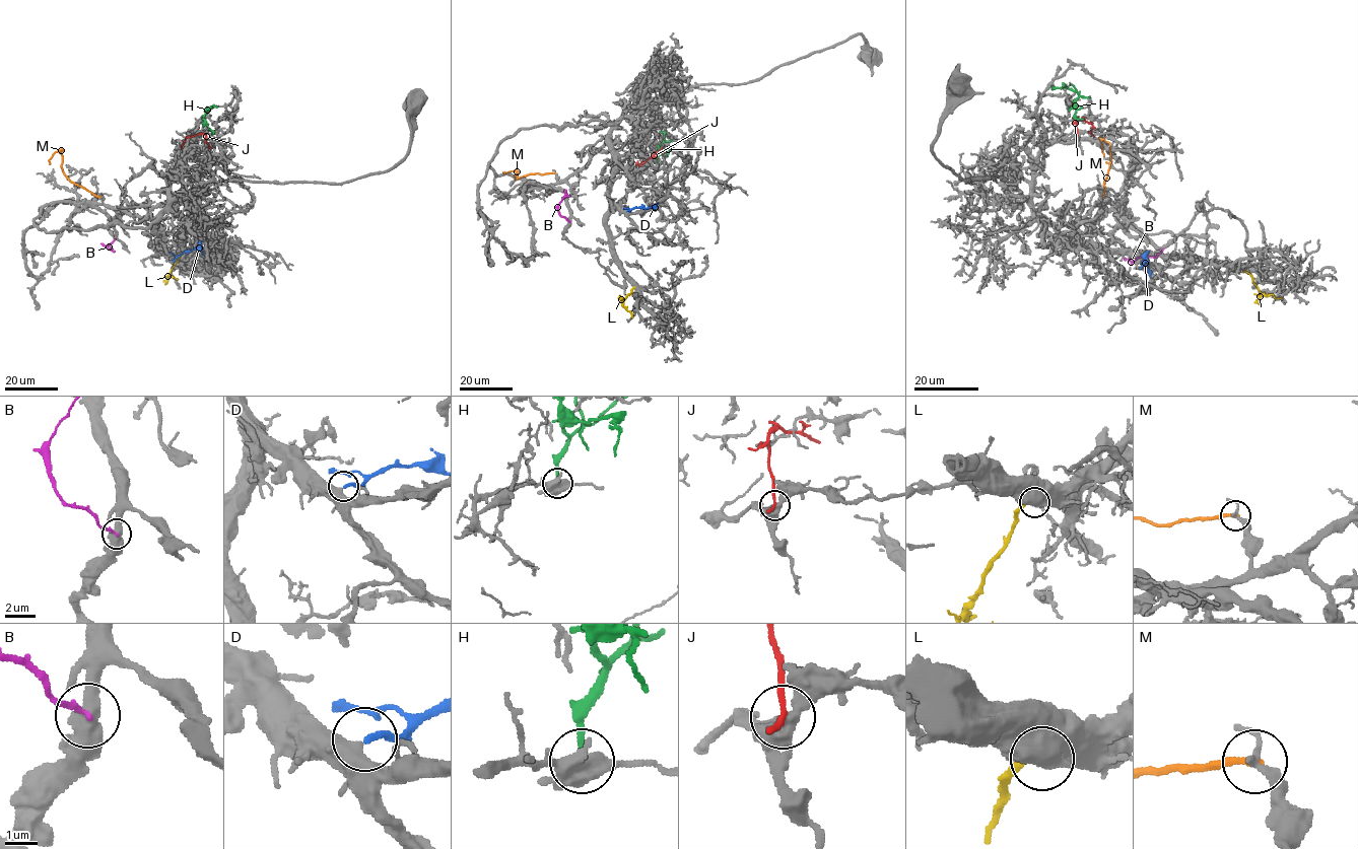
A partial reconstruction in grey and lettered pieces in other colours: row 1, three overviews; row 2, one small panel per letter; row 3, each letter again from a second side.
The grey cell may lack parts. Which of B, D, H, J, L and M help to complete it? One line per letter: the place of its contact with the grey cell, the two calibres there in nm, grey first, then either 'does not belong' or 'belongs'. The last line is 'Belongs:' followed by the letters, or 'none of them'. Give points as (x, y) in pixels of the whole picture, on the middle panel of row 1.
B: meets grey at (569, 221); 480 nm thick on the grey side, 170 nm on the other; does not belong
D: meets grey at (626, 211); 500 nm thick on the grey side, 200 nm on the other; belongs
H: meets grey at (658, 161); 460 nm thick on the grey side, 240 nm on the other; does not belong
J: meets grey at (664, 152); 480 nm thick on the grey side, 200 nm on the other; does not belong
L: meets grey at (634, 286); 750 nm thick on the grey side, 190 nm on the other; does not belong
M: meets grey at (554, 172); 200 nm thick on the grey side, 240 nm on the other; does not belong
Belongs: D

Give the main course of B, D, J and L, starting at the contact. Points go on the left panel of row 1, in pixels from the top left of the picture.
B: (116, 238), (104, 244), (112, 249)
D: (172, 261), (196, 249), (203, 255)
J: (209, 147), (205, 135), (201, 134), (187, 137), (181, 148)
L: (180, 257), (167, 276), (178, 279)

